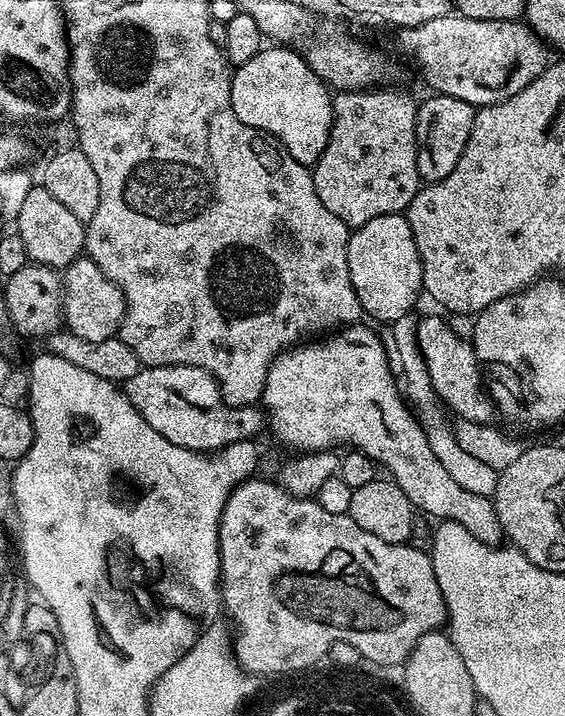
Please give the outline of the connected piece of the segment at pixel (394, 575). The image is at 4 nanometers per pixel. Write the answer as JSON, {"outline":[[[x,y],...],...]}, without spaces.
{"outline":[[[249,478],[242,484],[238,484],[228,495],[228,501],[224,503],[222,518],[220,519],[220,595],[222,608],[232,619],[236,627],[234,632],[234,655],[236,661],[246,672],[249,668],[257,668],[260,671],[275,671],[281,668],[289,668],[293,674],[300,674],[303,668],[311,666],[315,660],[323,661],[332,644],[341,640],[349,644],[359,655],[369,662],[396,661],[400,656],[408,652],[413,640],[420,632],[428,631],[428,628],[444,628],[448,619],[446,602],[442,598],[442,590],[438,586],[438,578],[434,578],[434,566],[432,557],[427,551],[420,548],[412,548],[411,543],[391,544],[382,542],[382,538],[374,538],[374,534],[366,534],[358,522],[354,522],[348,516],[342,514],[329,514],[322,510],[322,506],[316,504],[312,498],[297,498],[291,492],[285,492],[283,487],[271,484],[268,480],[256,480]]]}

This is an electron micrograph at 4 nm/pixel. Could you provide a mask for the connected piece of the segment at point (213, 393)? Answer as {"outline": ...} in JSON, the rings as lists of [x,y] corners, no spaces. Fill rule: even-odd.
{"outline":[[[175,364],[157,368],[141,367],[134,378],[123,381],[122,391],[134,410],[174,446],[189,448],[195,452],[219,450],[234,442],[259,437],[262,416],[255,407],[231,408],[220,393],[216,379],[206,370]]]}

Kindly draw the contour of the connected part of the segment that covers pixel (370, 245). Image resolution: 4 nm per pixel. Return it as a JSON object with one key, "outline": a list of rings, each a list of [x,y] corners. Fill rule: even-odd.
{"outline":[[[382,214],[355,229],[348,237],[348,265],[352,289],[367,315],[369,312],[376,320],[393,322],[416,308],[416,295],[421,295],[424,282],[424,267],[407,215]]]}

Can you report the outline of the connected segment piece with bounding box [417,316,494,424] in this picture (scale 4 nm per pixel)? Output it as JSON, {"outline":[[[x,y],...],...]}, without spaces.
{"outline":[[[421,317],[417,326],[417,342],[426,360],[431,383],[441,403],[461,420],[489,423],[494,413],[491,397],[484,387],[484,376],[471,343],[458,336],[440,317]]]}

